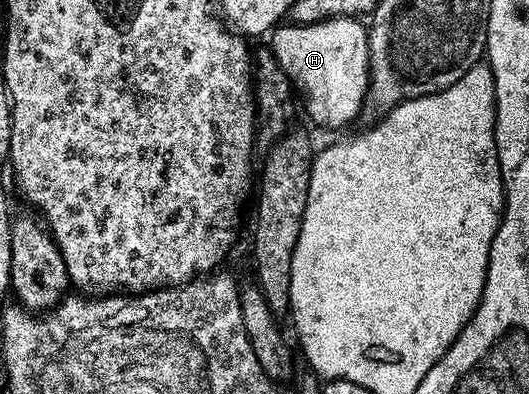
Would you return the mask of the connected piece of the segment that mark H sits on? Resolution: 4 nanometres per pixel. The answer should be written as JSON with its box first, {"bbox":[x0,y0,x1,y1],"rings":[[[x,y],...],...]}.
{"bbox":[269,18,370,127],"rings":[[[361,18],[326,19],[323,23],[305,25],[279,25],[269,32],[269,50],[284,69],[291,84],[302,94],[306,111],[318,127],[346,127],[359,118],[366,87],[370,83],[370,54],[368,53],[368,27]]]}

